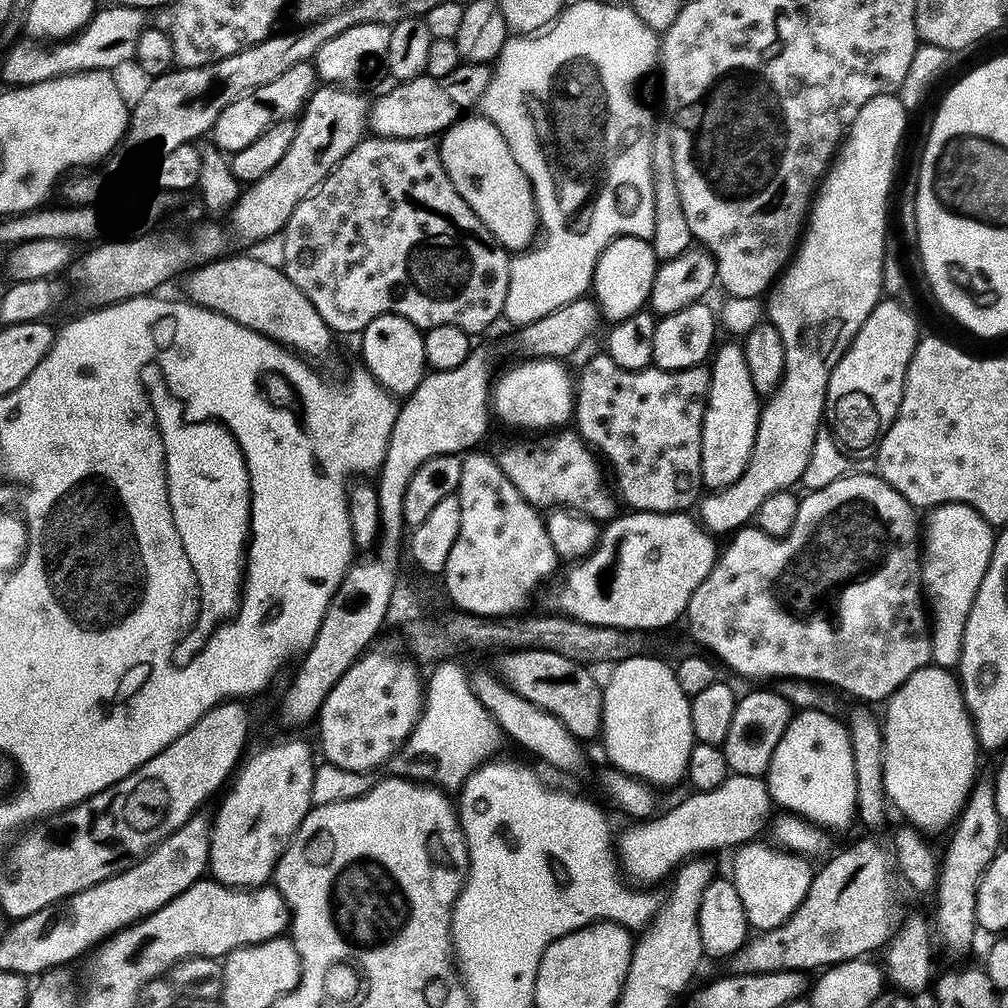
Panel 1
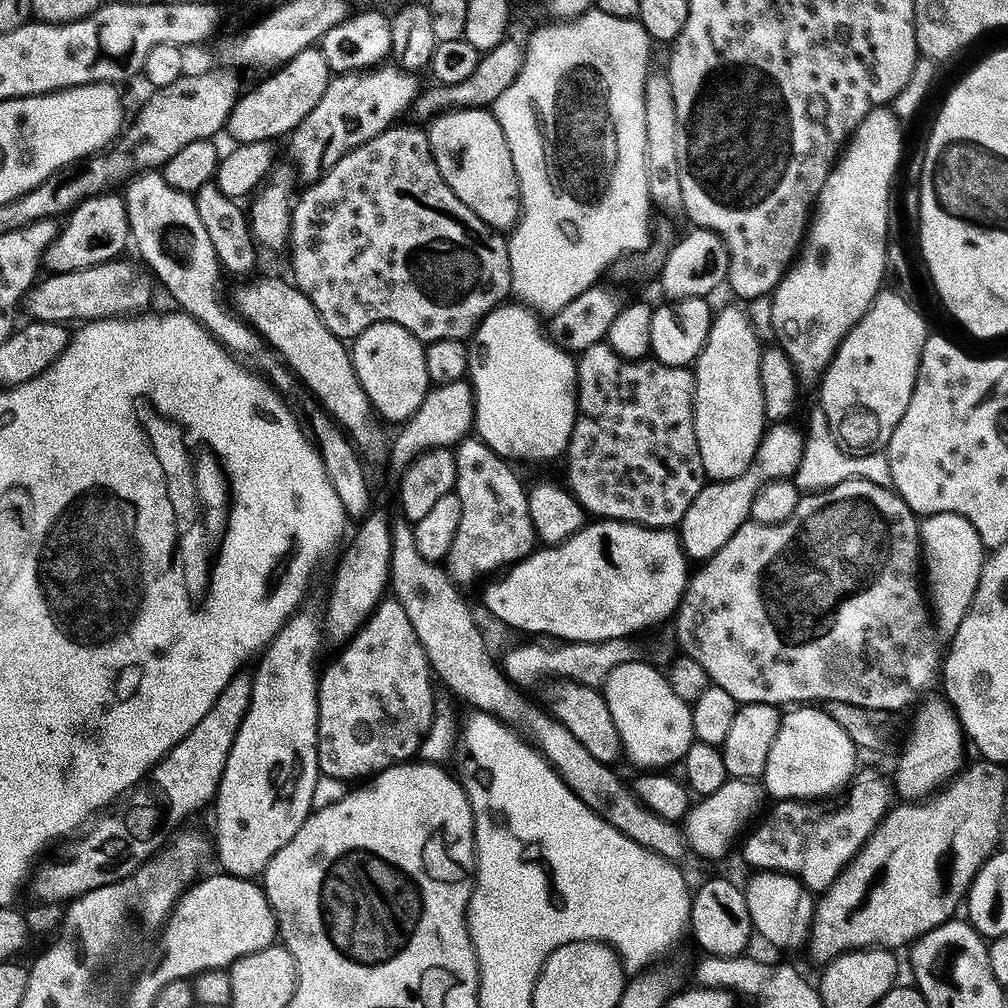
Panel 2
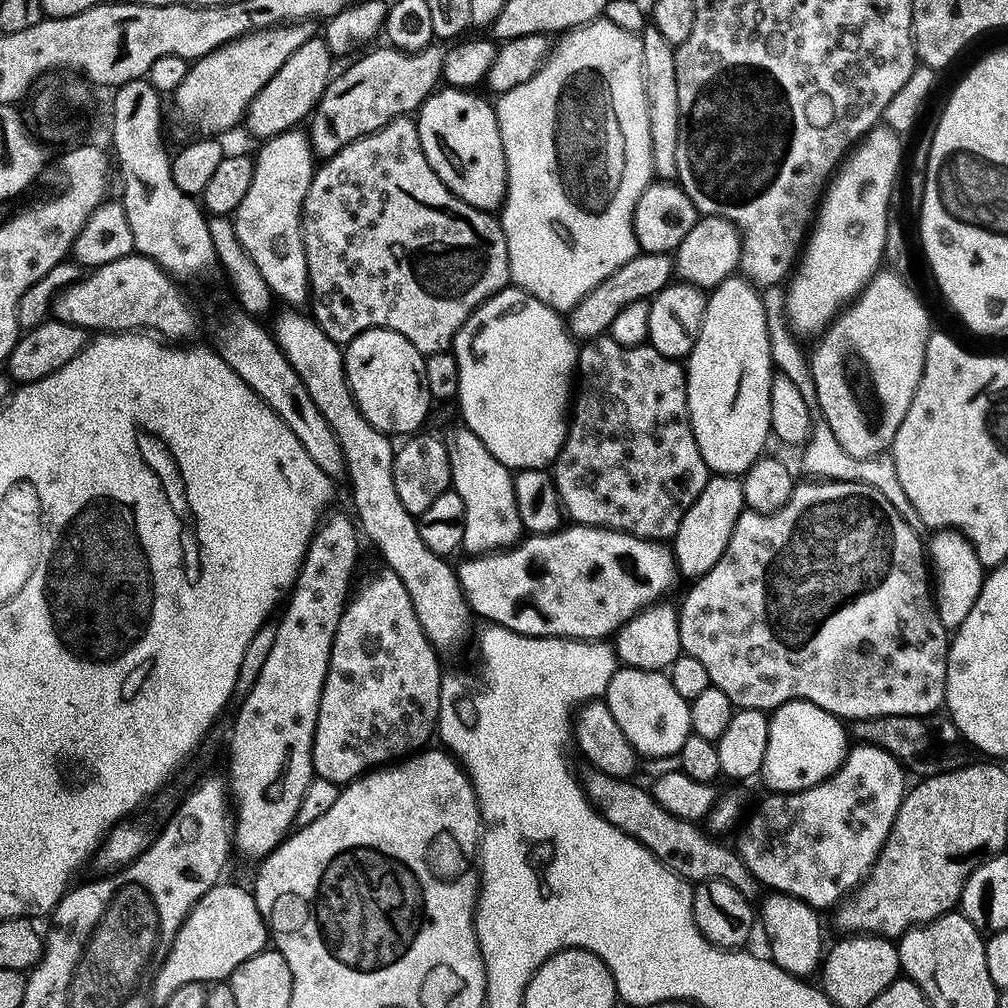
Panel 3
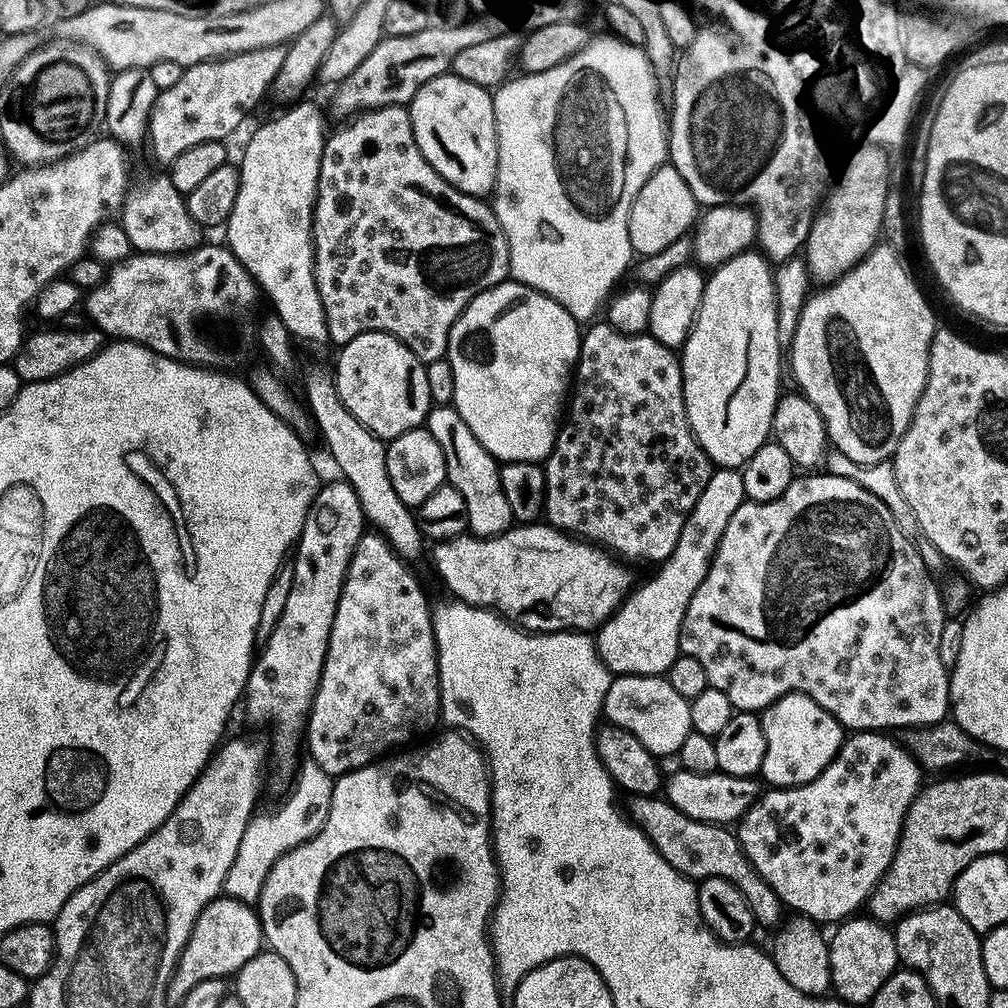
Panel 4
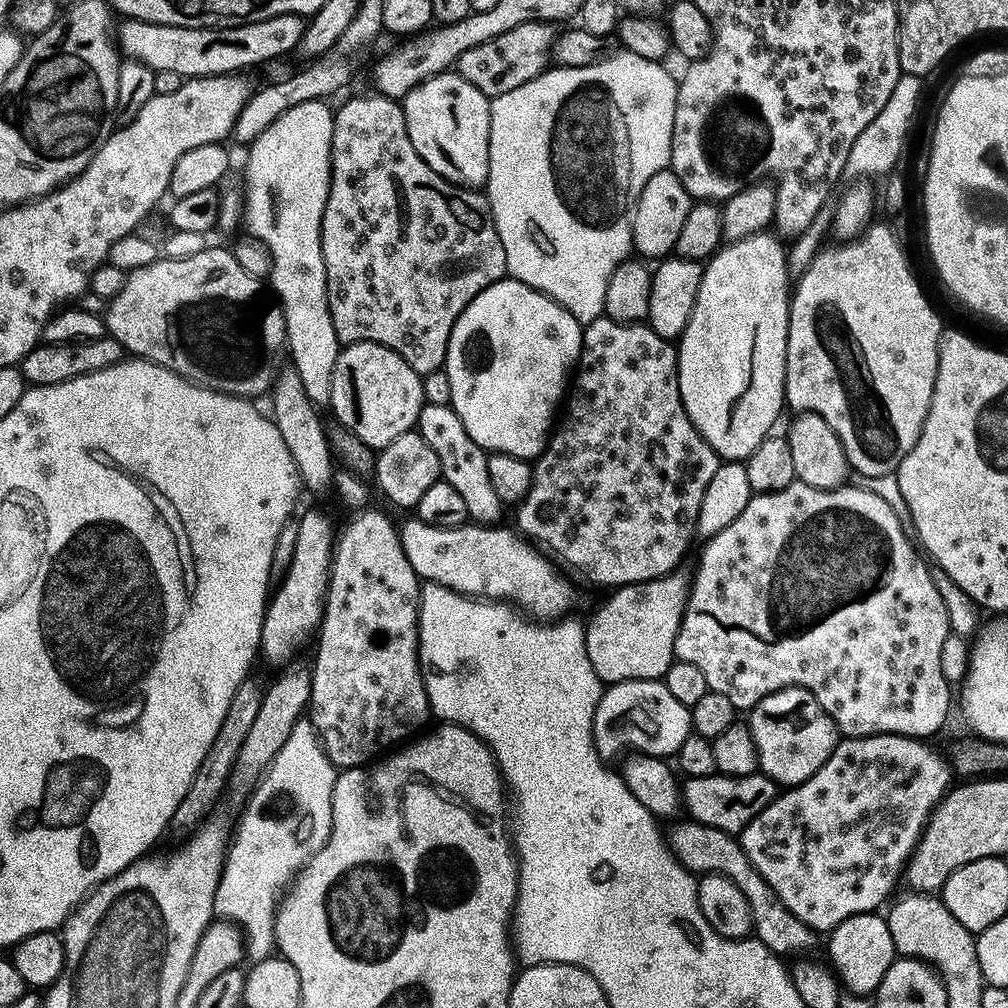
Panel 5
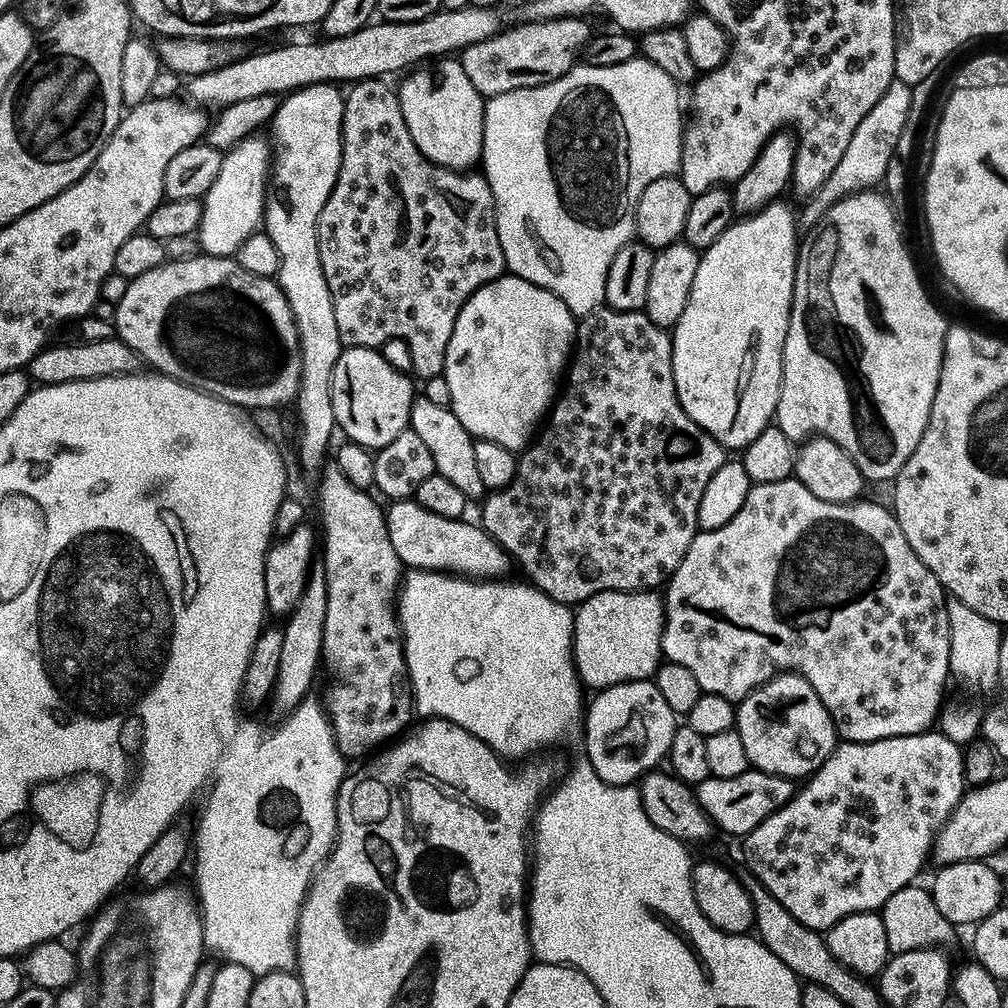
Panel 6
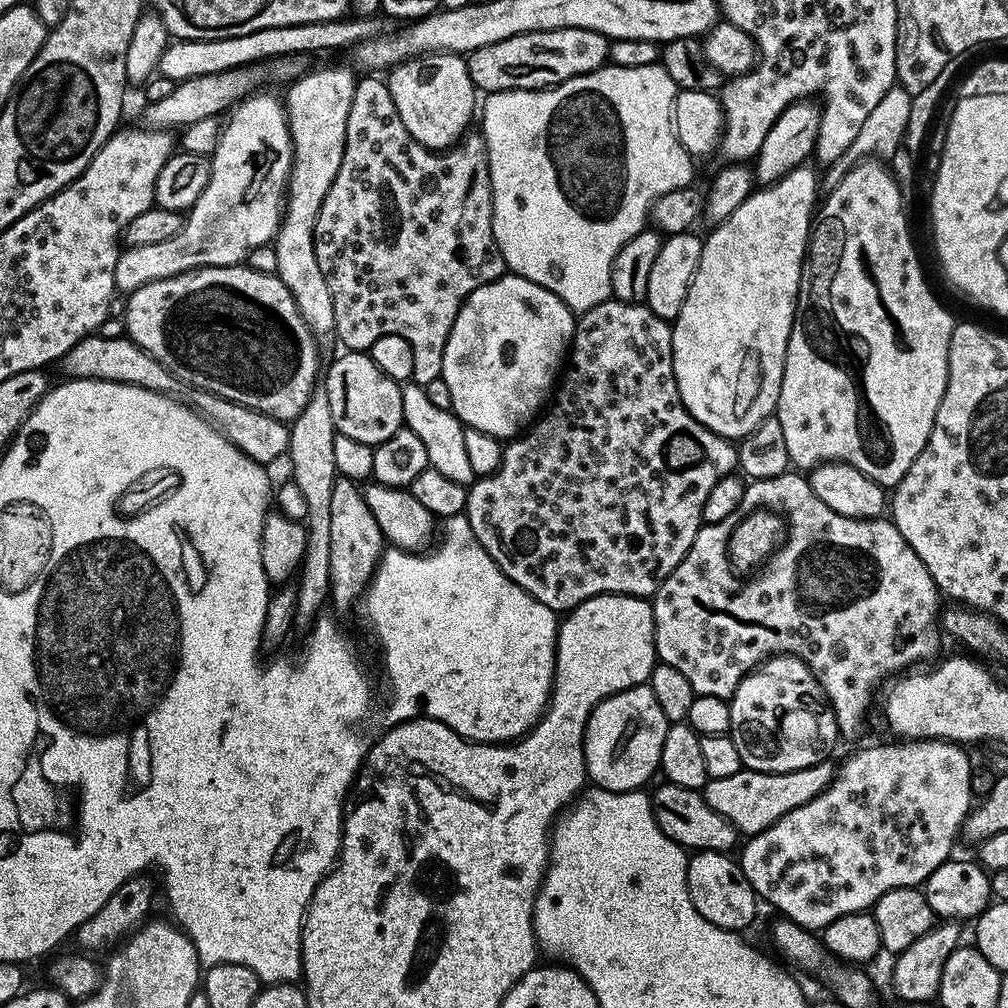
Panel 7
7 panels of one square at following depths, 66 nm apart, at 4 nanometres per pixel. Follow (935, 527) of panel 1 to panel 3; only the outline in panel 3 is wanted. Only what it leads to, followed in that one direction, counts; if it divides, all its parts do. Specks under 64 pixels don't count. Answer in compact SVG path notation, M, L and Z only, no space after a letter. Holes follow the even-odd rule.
M936 530L931 533L932 541L927 541L926 556L930 561L930 576L934 581L934 599L936 601L936 612L940 616L940 621L945 628L955 630L962 622L966 622L966 614L970 614L970 609L974 607L974 602L978 602L978 594L984 585L986 569L980 563L976 552L972 548L971 542L961 536L956 530Z

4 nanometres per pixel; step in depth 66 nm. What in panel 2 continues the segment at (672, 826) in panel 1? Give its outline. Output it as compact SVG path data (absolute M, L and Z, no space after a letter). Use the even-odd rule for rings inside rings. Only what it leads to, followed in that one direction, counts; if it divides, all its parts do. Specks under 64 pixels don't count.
M731 777L714 794L701 796L688 809L688 815L682 821L682 831L686 844L700 856L708 860L716 860L724 856L732 848L738 832L748 820L759 813L760 802L764 799L761 785L757 781Z

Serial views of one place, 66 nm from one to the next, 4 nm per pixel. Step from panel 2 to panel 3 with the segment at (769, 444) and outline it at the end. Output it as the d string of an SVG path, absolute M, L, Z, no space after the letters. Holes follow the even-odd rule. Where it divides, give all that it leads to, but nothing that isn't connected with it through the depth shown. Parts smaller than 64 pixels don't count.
M713 475L706 482L702 494L698 494L698 498L690 506L690 510L686 510L675 536L670 541L672 555L676 557L676 567L681 577L699 578L715 566L718 558L722 558L743 511L743 483L735 476Z

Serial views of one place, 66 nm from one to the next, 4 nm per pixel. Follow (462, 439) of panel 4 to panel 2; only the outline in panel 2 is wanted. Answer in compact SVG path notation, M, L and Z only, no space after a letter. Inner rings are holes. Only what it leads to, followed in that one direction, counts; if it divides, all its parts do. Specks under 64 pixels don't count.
M465 438L455 445L456 454L456 496L462 502L462 522L458 522L458 534L448 551L446 571L457 585L472 584L487 572L499 573L529 556L537 547L538 539L527 508L526 484L516 477L511 463L498 455L479 438Z

